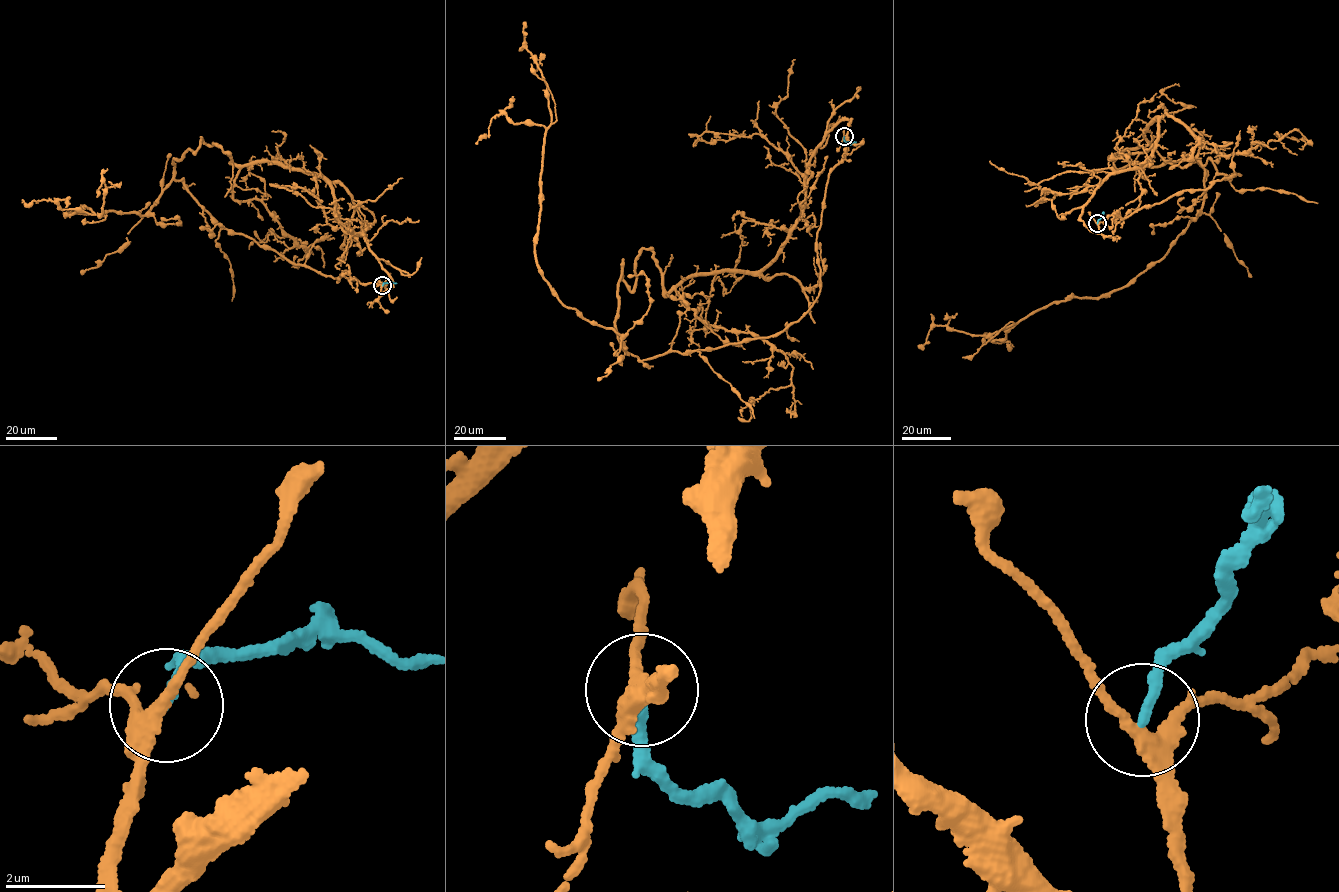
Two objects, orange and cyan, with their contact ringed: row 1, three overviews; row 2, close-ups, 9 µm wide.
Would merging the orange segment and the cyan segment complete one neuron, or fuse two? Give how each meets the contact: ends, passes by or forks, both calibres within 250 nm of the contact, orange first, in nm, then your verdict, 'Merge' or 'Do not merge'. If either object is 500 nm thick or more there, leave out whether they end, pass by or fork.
At the ring orange forks. At the ring cyan ends. Thickness 280 nm (orange) against 200 nm. Merge

